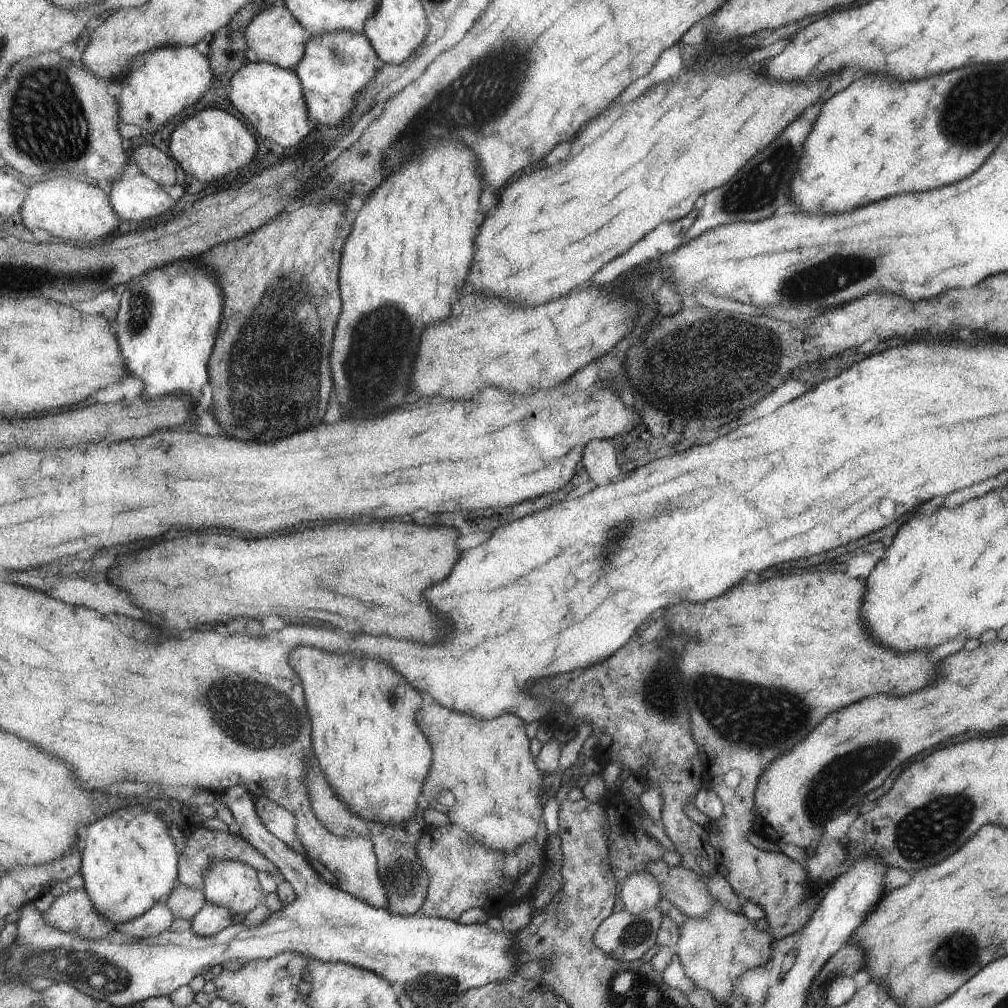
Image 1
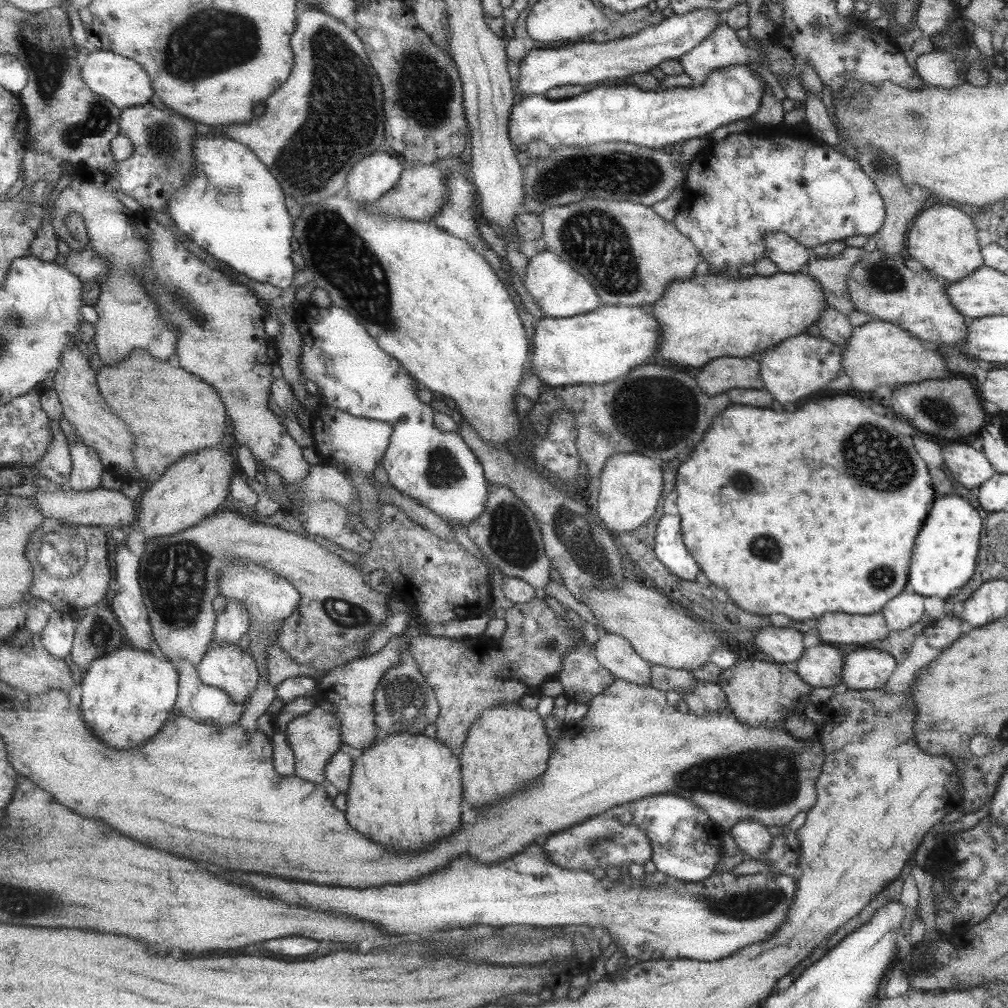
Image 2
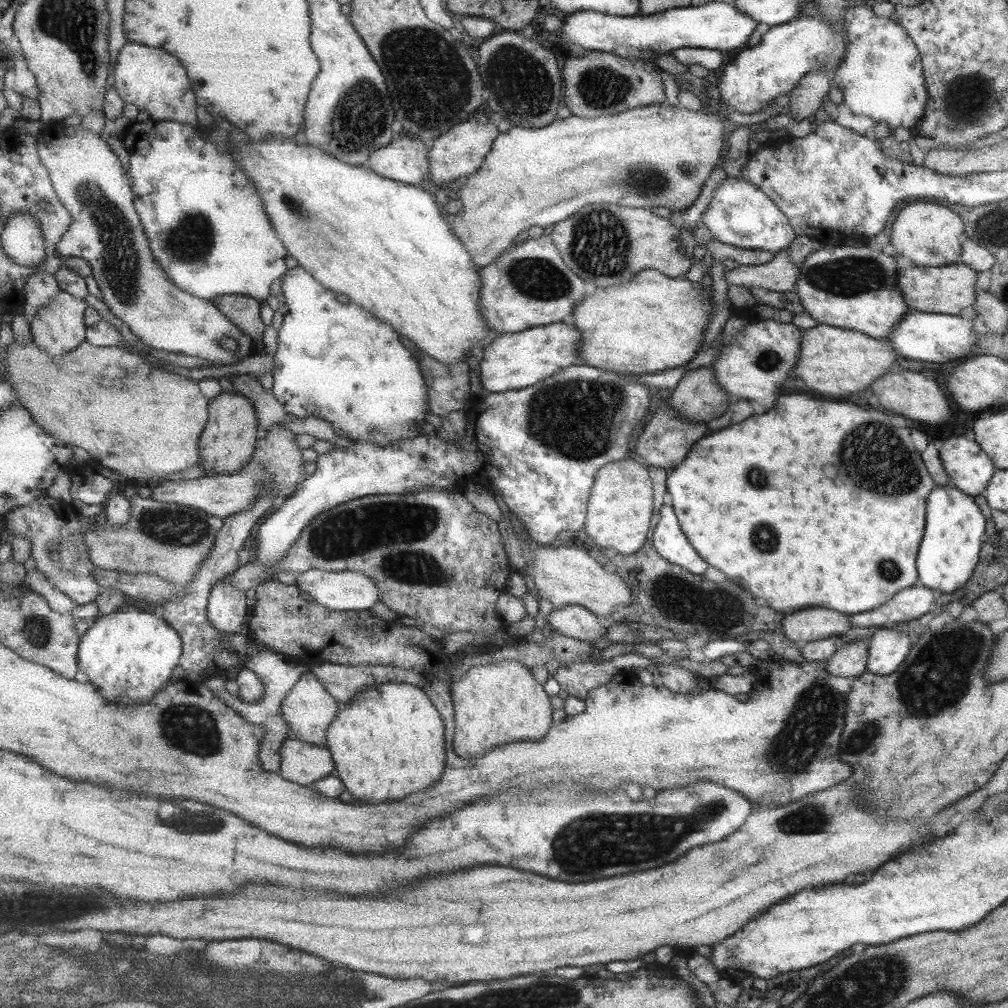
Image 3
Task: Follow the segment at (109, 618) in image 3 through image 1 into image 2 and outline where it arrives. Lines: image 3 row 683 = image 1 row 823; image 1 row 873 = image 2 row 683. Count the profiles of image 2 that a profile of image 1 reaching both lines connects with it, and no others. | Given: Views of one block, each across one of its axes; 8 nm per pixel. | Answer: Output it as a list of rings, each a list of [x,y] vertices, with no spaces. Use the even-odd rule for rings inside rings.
[[[125,642],[121,650],[97,658],[91,664],[91,670],[83,676],[77,700],[87,724],[99,738],[115,748],[135,748],[159,734],[175,714],[179,688],[181,674],[173,660],[161,660],[147,650]]]

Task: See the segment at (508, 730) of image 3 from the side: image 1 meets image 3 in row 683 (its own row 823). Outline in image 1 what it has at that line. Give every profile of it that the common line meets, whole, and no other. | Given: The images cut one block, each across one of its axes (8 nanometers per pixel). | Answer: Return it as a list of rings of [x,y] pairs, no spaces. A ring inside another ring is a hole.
[[[435,700],[433,704],[423,706],[415,716],[435,750],[431,774],[427,776],[427,784],[421,794],[427,808],[435,808],[447,814],[453,824],[461,824],[475,836],[475,840],[481,840],[487,848],[493,850],[515,850],[529,838],[535,838],[545,816],[547,776],[537,766],[537,758],[531,754],[531,736],[527,734],[527,724],[515,714],[483,722],[473,716],[459,714],[457,710],[445,708]]]

